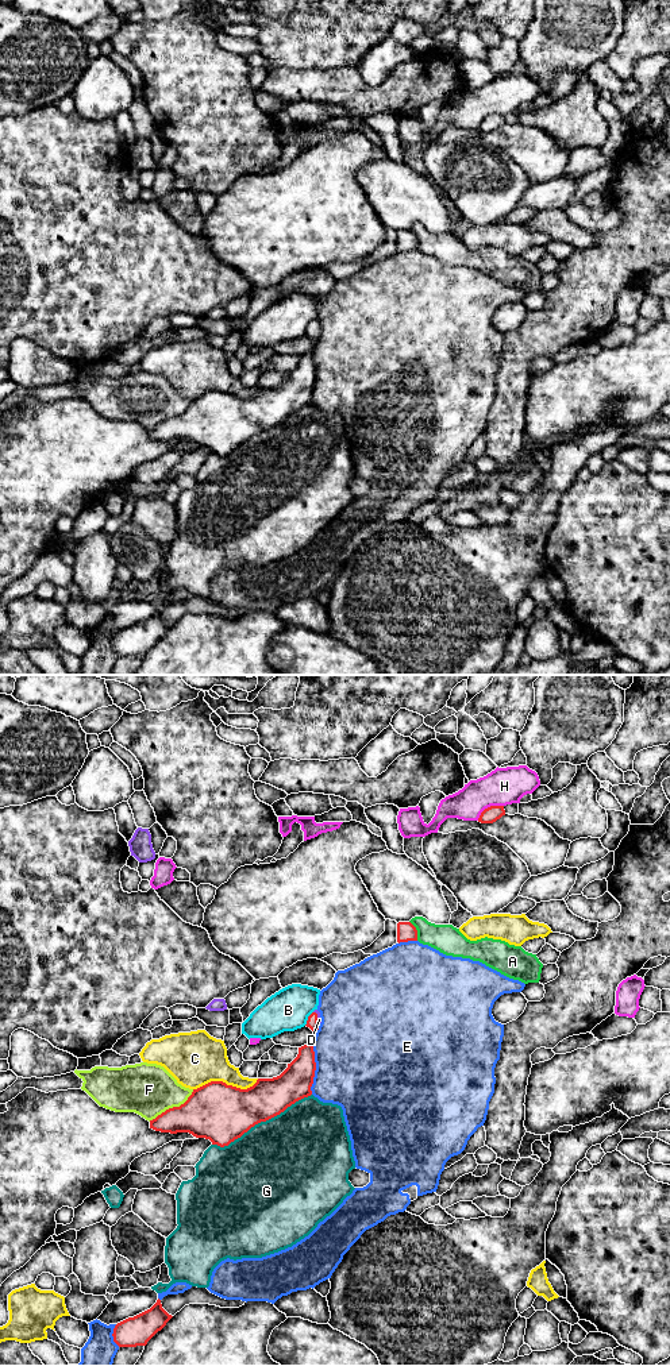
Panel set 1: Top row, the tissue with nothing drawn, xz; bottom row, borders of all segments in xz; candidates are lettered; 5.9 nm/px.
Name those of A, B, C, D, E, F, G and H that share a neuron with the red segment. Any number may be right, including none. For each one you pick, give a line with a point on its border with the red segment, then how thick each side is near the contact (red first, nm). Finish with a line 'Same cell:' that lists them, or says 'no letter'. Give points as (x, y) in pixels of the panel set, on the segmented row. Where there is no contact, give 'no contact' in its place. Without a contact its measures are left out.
D: meets red in xz at (316, 1018); 70 nm thick on the red side, 30 nm on the other
Same cell: D

